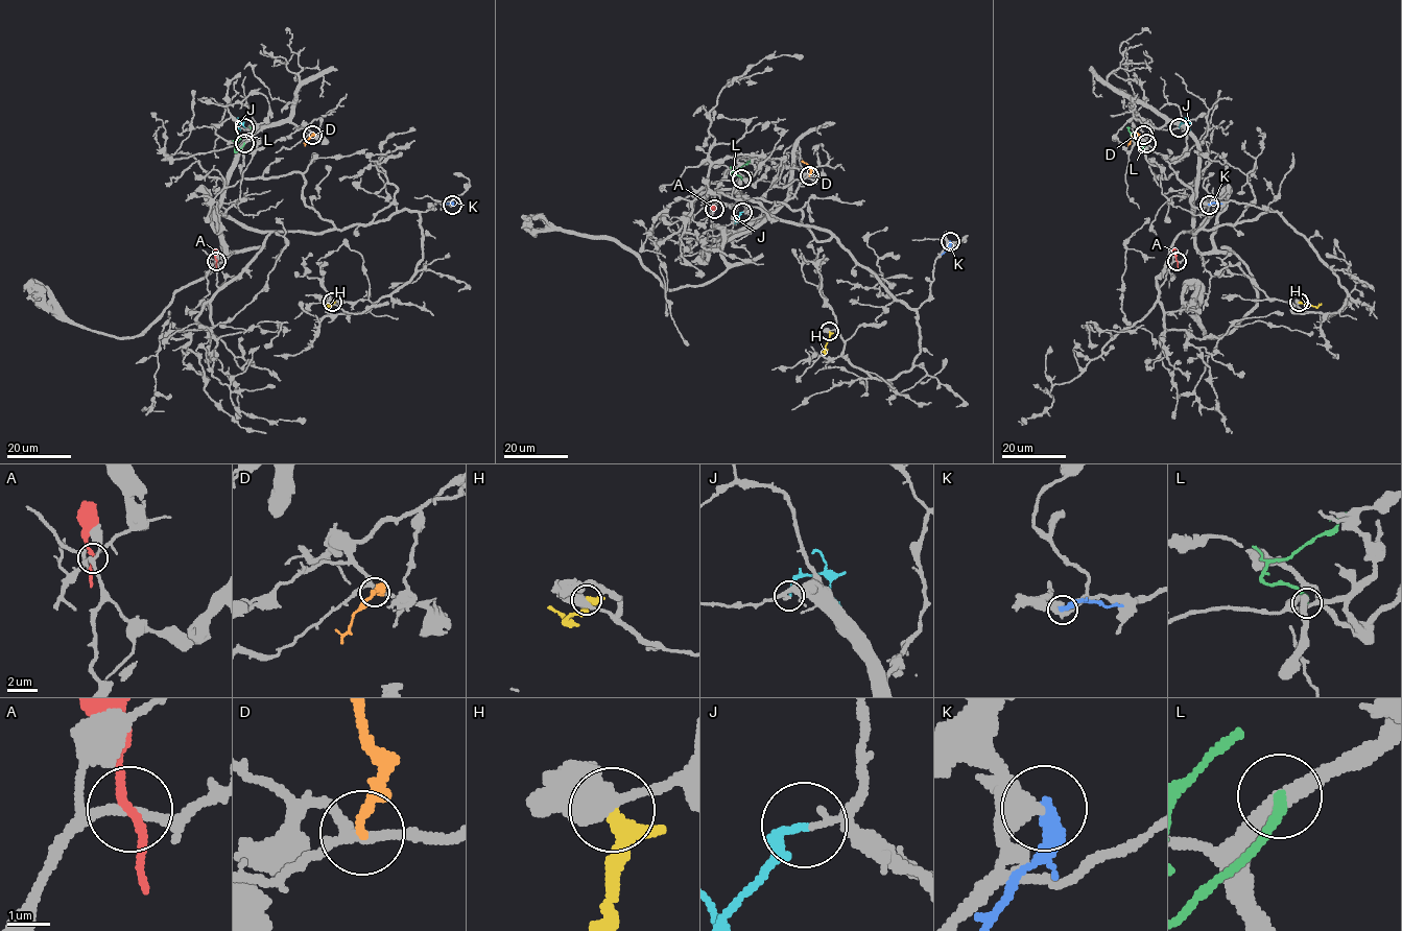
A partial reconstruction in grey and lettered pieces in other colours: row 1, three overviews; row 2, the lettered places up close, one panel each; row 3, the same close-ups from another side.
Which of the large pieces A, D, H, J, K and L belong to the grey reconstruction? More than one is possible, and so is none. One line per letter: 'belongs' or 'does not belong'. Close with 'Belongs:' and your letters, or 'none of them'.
A: does not belong
D: does not belong
H: does not belong
J: belongs
K: does not belong
L: does not belong
Belongs: J

